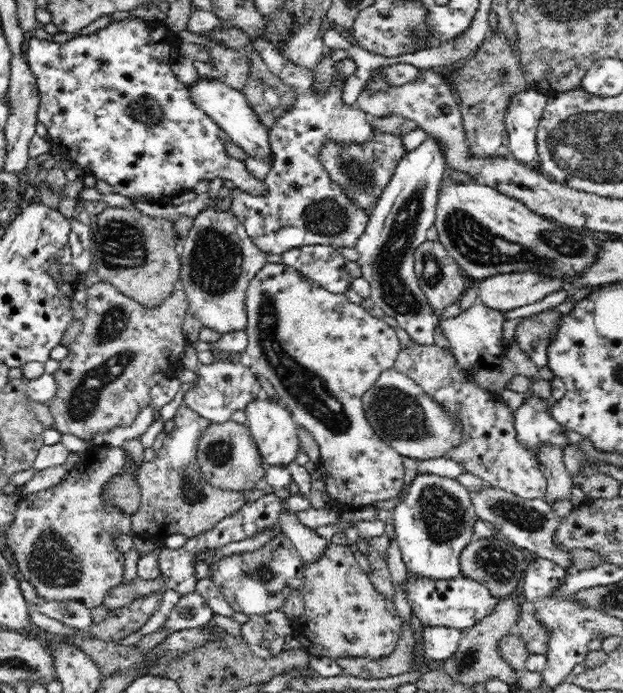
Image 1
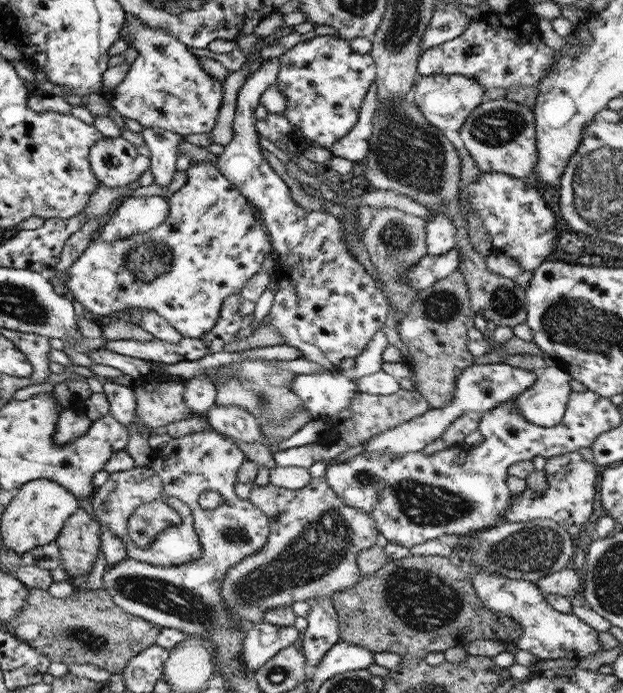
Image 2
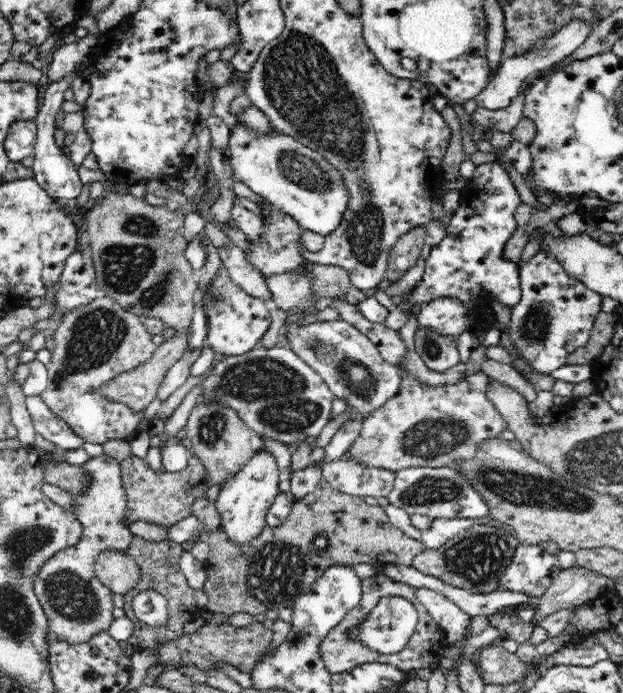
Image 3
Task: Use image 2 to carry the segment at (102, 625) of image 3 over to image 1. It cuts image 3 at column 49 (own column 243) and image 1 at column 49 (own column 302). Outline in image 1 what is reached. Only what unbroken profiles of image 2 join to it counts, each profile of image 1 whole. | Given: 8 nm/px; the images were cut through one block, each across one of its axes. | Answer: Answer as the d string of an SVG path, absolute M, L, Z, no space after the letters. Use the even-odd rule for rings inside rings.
M94 445L59 484L19 498L14 520L9 527L3 528L3 538L12 552L20 576L35 588L40 598L78 602L92 609L103 605L106 594L123 582L125 556L118 551L114 538L116 534L133 534L131 515L104 501L102 490L112 476L121 474L126 468L130 468L130 465L126 463L126 453L122 447Z

